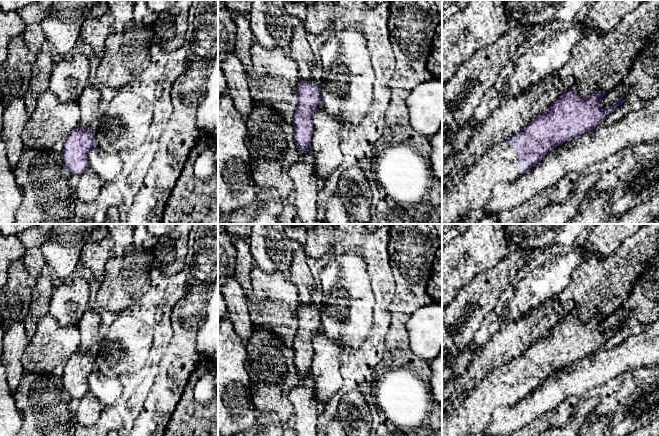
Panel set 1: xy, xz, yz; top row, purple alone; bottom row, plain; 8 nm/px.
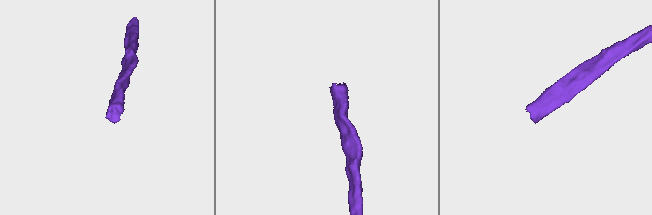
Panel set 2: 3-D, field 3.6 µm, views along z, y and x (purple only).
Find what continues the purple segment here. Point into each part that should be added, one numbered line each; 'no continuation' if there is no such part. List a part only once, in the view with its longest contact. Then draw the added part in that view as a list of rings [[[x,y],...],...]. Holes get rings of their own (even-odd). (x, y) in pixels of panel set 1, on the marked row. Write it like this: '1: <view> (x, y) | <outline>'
1: yz (465, 204) | [[[508,141],[483,153],[463,180],[442,204],[442,224],[477,224],[497,184],[512,183],[520,177],[519,158]]]

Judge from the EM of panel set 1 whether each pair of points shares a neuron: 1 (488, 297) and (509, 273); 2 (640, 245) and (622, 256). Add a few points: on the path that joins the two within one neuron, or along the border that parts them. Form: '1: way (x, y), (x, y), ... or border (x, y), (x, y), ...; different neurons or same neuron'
1: way (491, 291), (503, 279); same neuron
2: way (636, 249), (629, 256), (626, 256); same neuron

